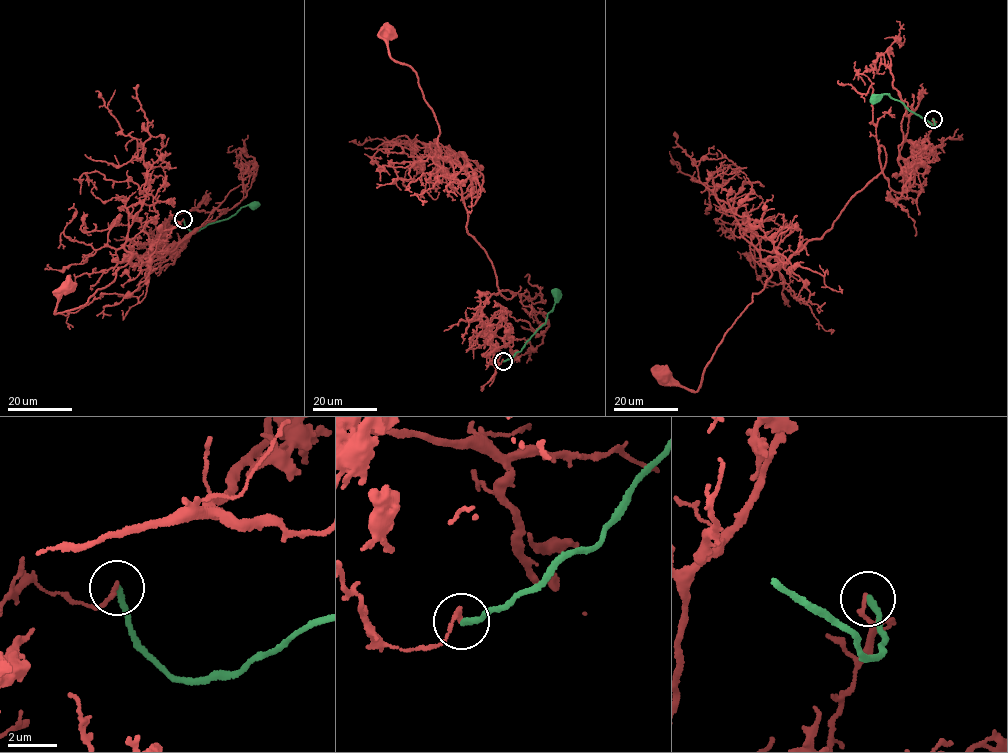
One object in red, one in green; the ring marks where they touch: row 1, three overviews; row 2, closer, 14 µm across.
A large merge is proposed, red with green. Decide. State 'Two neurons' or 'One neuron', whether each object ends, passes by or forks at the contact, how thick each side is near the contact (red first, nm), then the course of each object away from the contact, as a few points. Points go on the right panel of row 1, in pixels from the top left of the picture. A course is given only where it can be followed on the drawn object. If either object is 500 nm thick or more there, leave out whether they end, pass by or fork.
Two neurons. At the ring red ends. At the ring green ends. Thickness 180 nm (red) against 240 nm. Course of red: (932, 118), (935, 154), (914, 182), (894, 192), (881, 172), (820, 238), (774, 266), (698, 389), (663, 376). Course of green: (932, 118), (933, 126), (888, 94), (879, 94), (870, 101)

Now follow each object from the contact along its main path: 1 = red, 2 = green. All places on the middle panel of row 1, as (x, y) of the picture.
1: (503, 361), (484, 355), (495, 272), (469, 234), (415, 71), (390, 56), (390, 31)
2: (503, 361), (519, 352), (546, 321), (547, 313), (552, 309), (555, 288)

